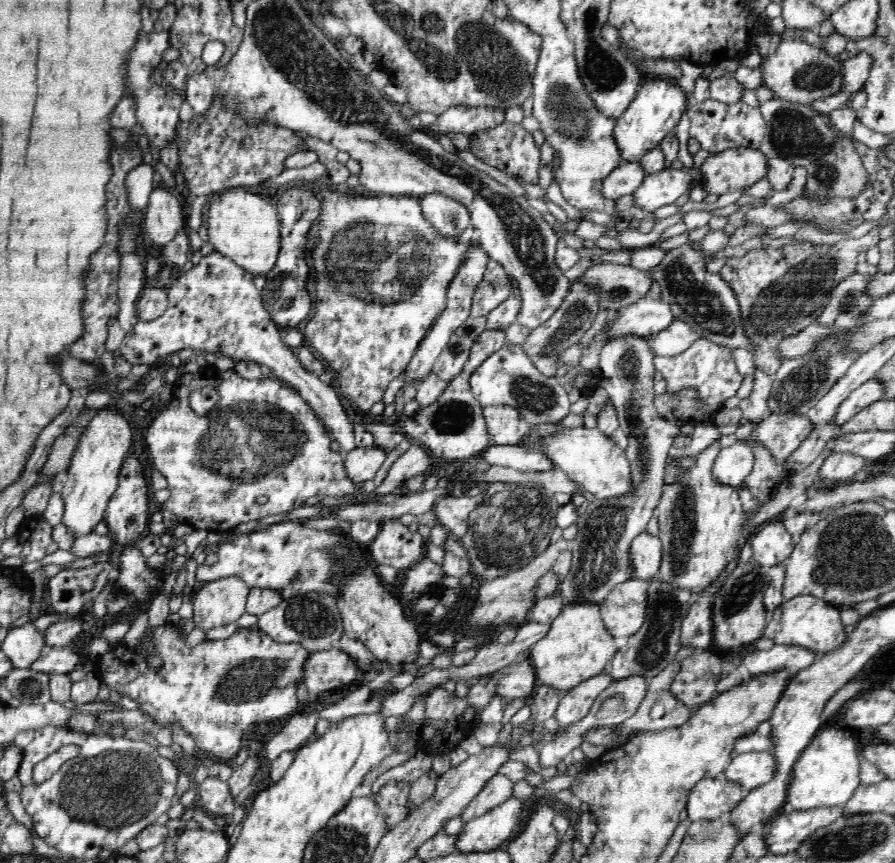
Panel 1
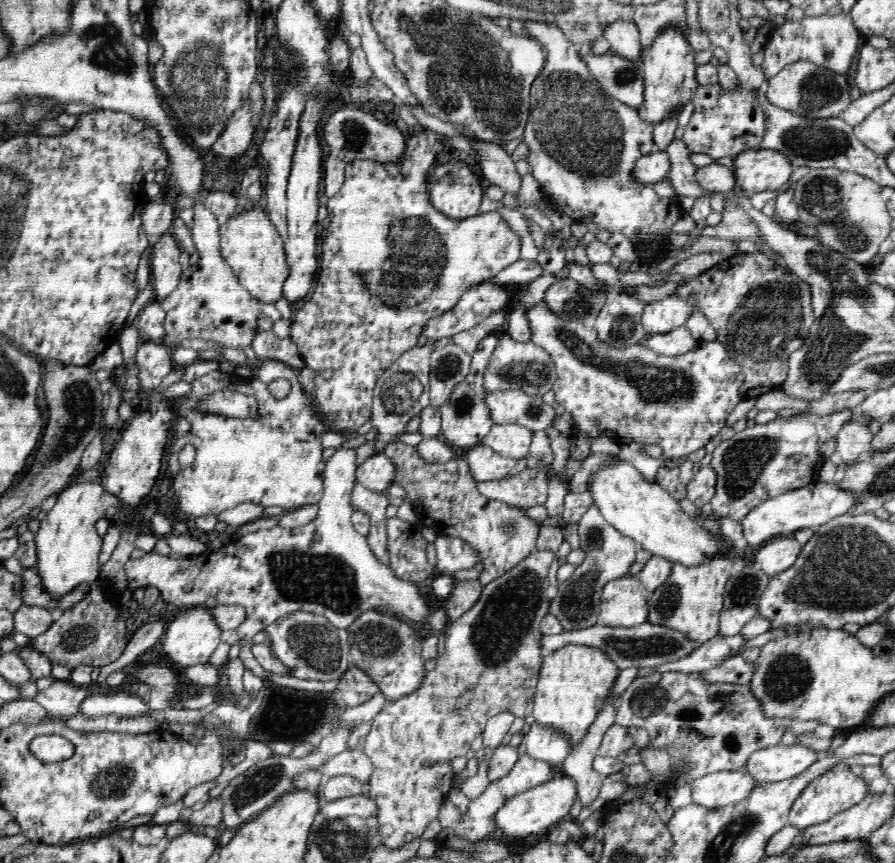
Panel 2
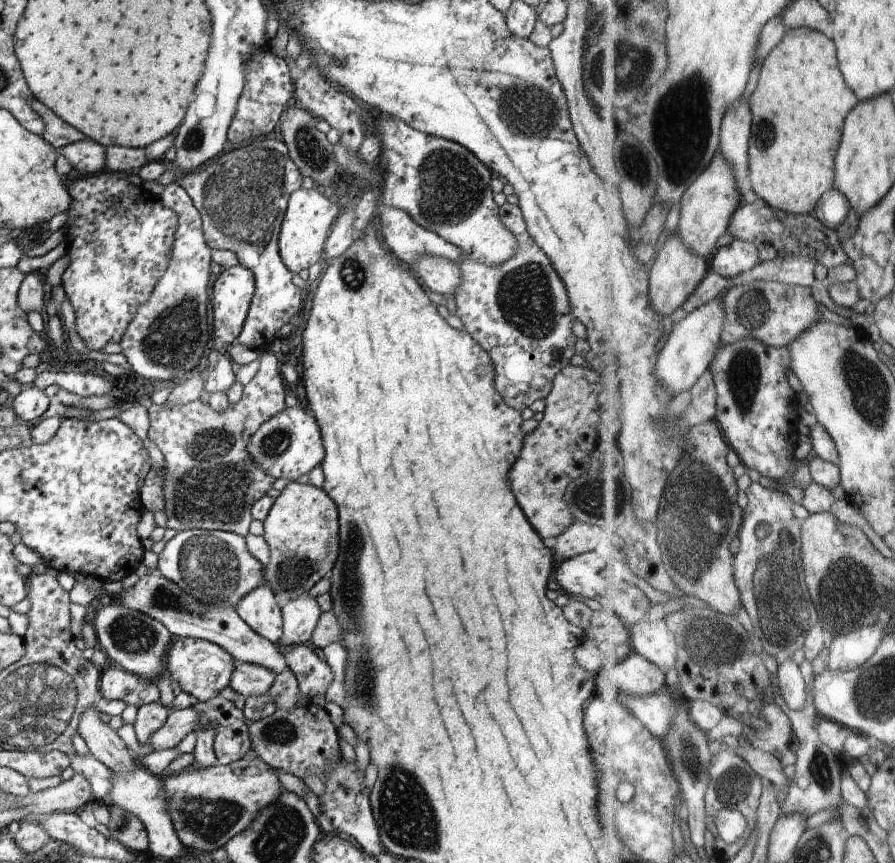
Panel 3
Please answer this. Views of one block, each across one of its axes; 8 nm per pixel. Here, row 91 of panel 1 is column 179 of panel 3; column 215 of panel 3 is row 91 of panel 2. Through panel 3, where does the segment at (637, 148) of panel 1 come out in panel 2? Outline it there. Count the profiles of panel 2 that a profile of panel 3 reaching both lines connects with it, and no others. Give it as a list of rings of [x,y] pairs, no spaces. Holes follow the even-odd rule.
[[[674,27],[661,31],[656,41],[643,52],[640,60],[644,68],[644,102],[637,108],[642,120],[652,125],[664,122],[679,114],[694,99],[699,87],[695,54],[686,35]]]

